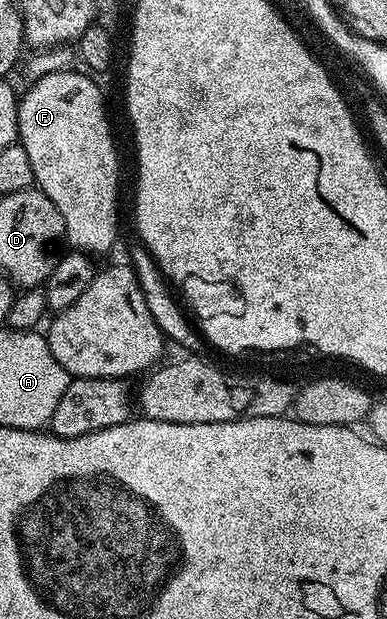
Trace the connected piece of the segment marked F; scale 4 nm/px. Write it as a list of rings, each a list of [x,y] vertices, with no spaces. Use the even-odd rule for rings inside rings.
[[[76,69],[50,72],[35,79],[32,87],[19,95],[18,142],[30,156],[35,185],[62,216],[67,245],[93,255],[104,254],[116,242],[120,158],[116,155],[104,94],[91,73]]]

